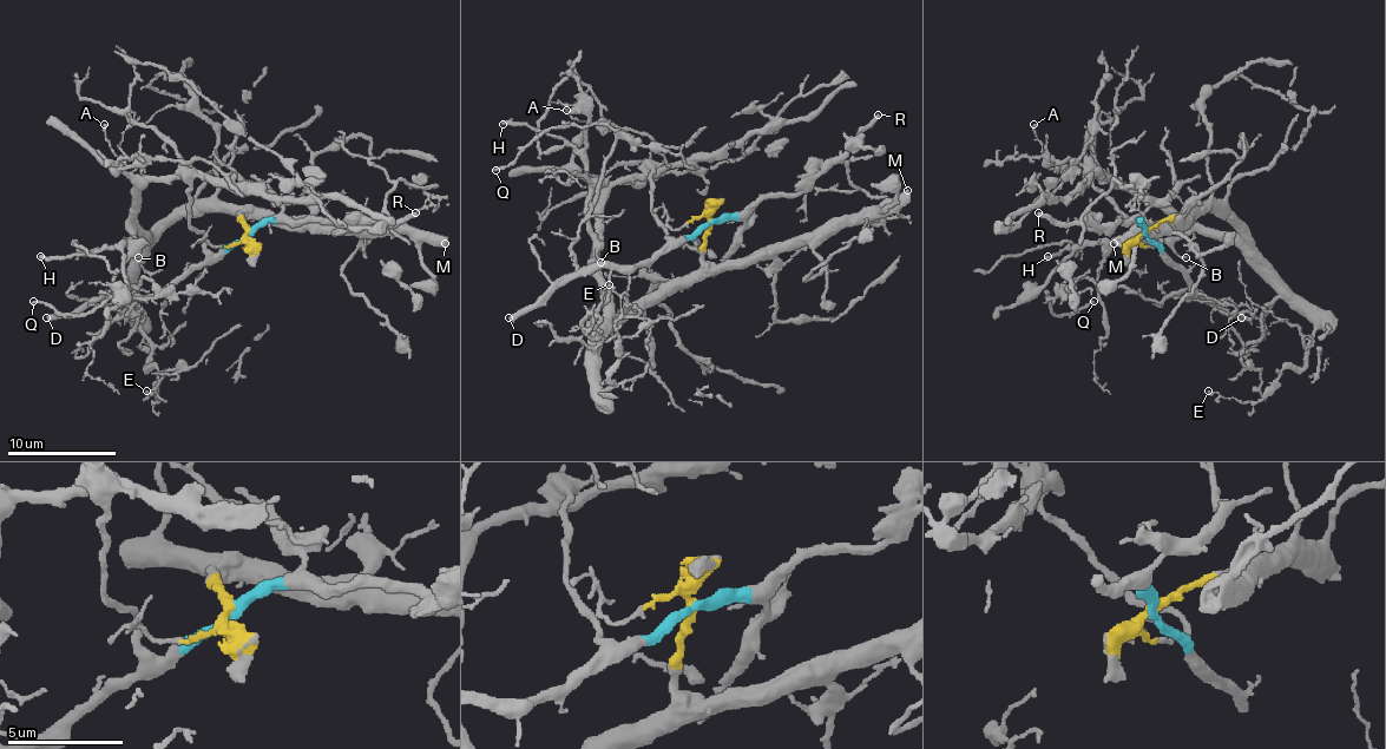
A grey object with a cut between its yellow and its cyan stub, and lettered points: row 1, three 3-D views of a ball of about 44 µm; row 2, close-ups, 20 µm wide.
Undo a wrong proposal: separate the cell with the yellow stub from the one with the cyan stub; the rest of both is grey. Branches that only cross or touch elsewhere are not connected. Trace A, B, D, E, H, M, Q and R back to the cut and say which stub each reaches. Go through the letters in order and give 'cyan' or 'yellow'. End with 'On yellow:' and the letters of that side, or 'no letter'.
A: yellow
B: yellow
D: cyan
E: yellow
H: yellow
M: yellow
Q: cyan
R: cyan
On yellow: A, B, E, H, M

